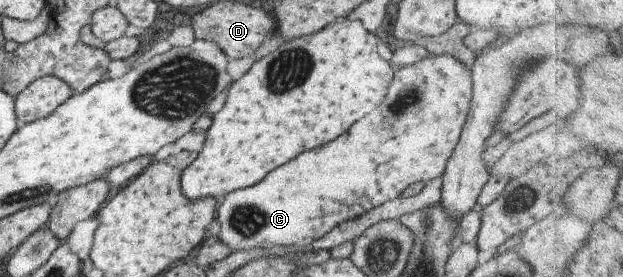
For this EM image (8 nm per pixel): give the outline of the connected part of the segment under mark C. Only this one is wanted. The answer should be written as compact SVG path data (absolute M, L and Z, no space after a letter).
M430 55L410 66L404 66L402 69L398 69L393 73L392 81L386 89L386 95L384 99L380 101L380 105L368 115L368 117L362 117L360 121L356 121L350 129L346 129L346 133L338 135L336 139L332 139L330 143L318 147L318 149L310 149L310 151L304 151L300 153L300 157L294 157L292 161L286 161L284 165L276 167L274 171L270 171L262 181L258 181L256 185L248 187L248 189L240 189L234 192L228 193L228 195L222 197L216 206L215 219L218 220L217 239L222 241L223 245L231 251L244 251L244 250L256 250L263 254L269 252L281 252L283 247L306 247L310 245L312 241L320 239L323 235L326 235L332 229L336 227L338 223L346 221L346 219L356 219L358 215L366 213L368 209L388 201L388 199L394 199L398 197L402 191L406 190L406 187L413 185L414 183L426 182L435 177L442 176L445 171L446 163L449 161L451 154L454 152L456 145L458 144L462 127L464 126L471 101L471 75L470 69L466 65L462 65L462 61L458 61L456 57L450 57L450 55Z

